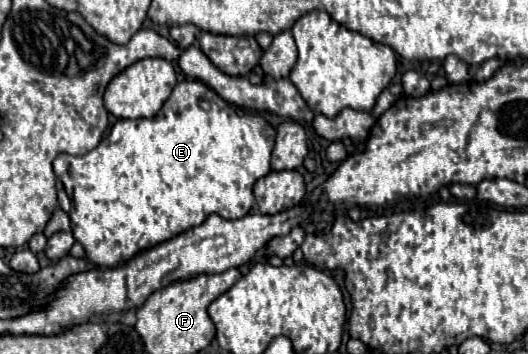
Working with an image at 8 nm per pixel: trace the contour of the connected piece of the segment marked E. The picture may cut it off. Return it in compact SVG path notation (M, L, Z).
M185 80L177 84L155 118L119 120L97 148L83 156L59 154L53 160L53 169L73 202L69 218L75 240L85 248L91 264L109 268L203 224L211 214L221 214L227 220L247 216L255 202L255 182L271 172L275 134L275 128L265 118L255 114L241 116L205 82Z

